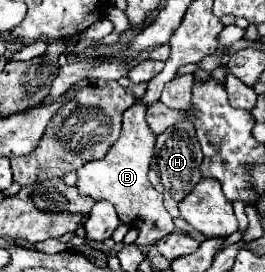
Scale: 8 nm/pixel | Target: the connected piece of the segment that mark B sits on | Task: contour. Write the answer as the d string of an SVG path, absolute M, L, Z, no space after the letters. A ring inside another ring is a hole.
M136 102L132 108L128 108L124 114L122 114L122 134L120 138L112 144L112 148L108 150L108 154L102 158L102 160L90 160L86 162L80 170L78 170L78 190L80 194L84 196L92 196L94 200L108 200L116 212L118 212L118 218L128 224L128 226L134 226L140 230L138 234L138 240L136 244L154 244L158 242L160 238L168 236L172 230L174 230L174 222L172 222L172 216L166 212L164 204L162 204L162 194L156 192L148 180L148 168L150 168L150 160L152 160L152 152L154 152L154 142L156 142L156 136L152 134L150 126L146 124L146 104L142 102Z

